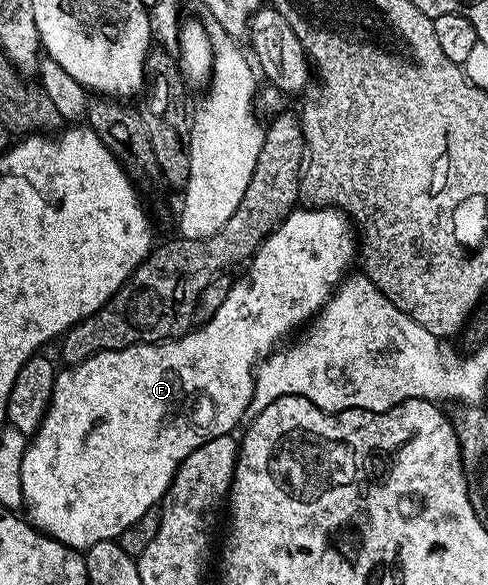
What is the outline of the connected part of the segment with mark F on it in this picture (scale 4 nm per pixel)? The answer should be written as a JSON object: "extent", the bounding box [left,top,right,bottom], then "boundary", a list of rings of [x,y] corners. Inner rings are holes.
{"extent":[21,206,355,553],"boundary":[[[302,206],[300,209],[290,211],[277,224],[277,228],[257,247],[244,268],[244,270],[246,269],[245,275],[232,280],[227,293],[227,301],[223,301],[223,305],[219,305],[219,309],[210,319],[206,319],[200,324],[201,328],[198,326],[196,329],[190,329],[179,338],[166,339],[164,343],[139,342],[132,343],[129,347],[118,351],[97,351],[85,358],[82,363],[74,363],[58,370],[49,409],[39,429],[26,442],[23,453],[23,469],[21,470],[23,497],[21,501],[24,514],[29,522],[44,535],[49,535],[55,541],[82,553],[88,551],[91,545],[99,545],[99,541],[120,540],[123,529],[127,529],[127,525],[139,521],[139,517],[143,517],[143,513],[154,510],[160,504],[165,497],[166,489],[169,488],[169,483],[173,480],[173,475],[191,452],[215,437],[223,437],[236,432],[236,427],[242,426],[245,410],[251,401],[255,368],[259,361],[266,358],[280,344],[277,343],[280,339],[291,334],[296,327],[302,328],[313,316],[316,316],[317,312],[329,302],[333,292],[341,286],[350,270],[348,267],[352,263],[355,263],[355,227],[349,216],[344,211],[332,207]]]}

